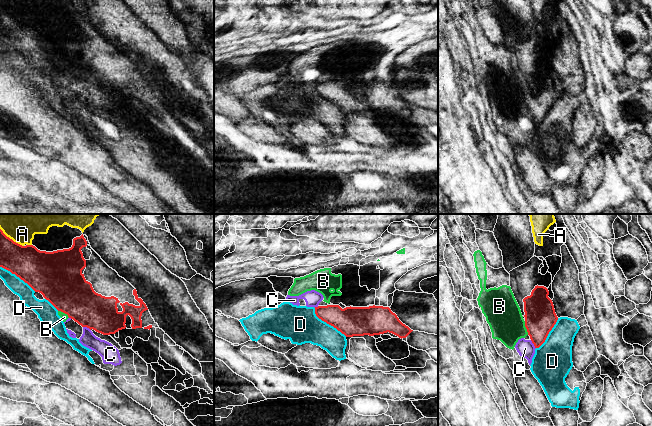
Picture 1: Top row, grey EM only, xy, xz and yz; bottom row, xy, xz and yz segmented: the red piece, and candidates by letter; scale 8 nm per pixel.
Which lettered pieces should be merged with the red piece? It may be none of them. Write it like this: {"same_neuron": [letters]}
{"same_neuron": []}

